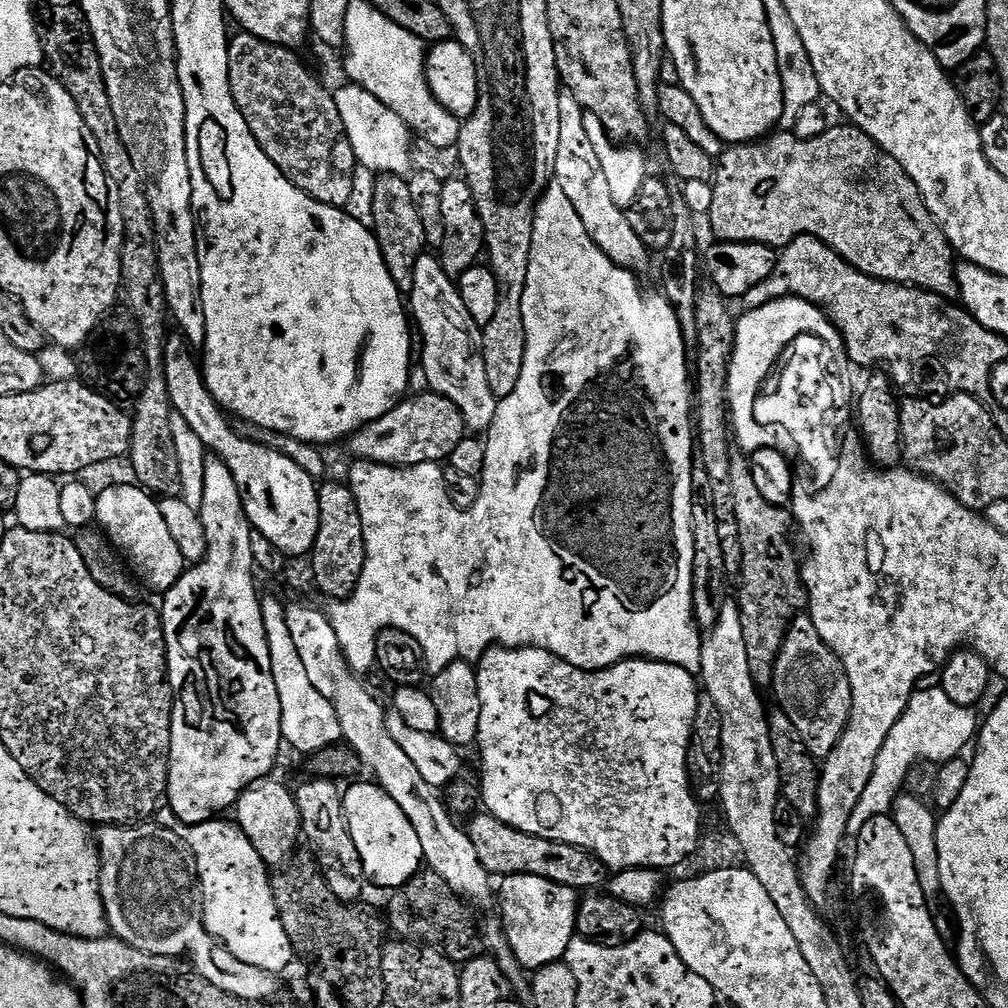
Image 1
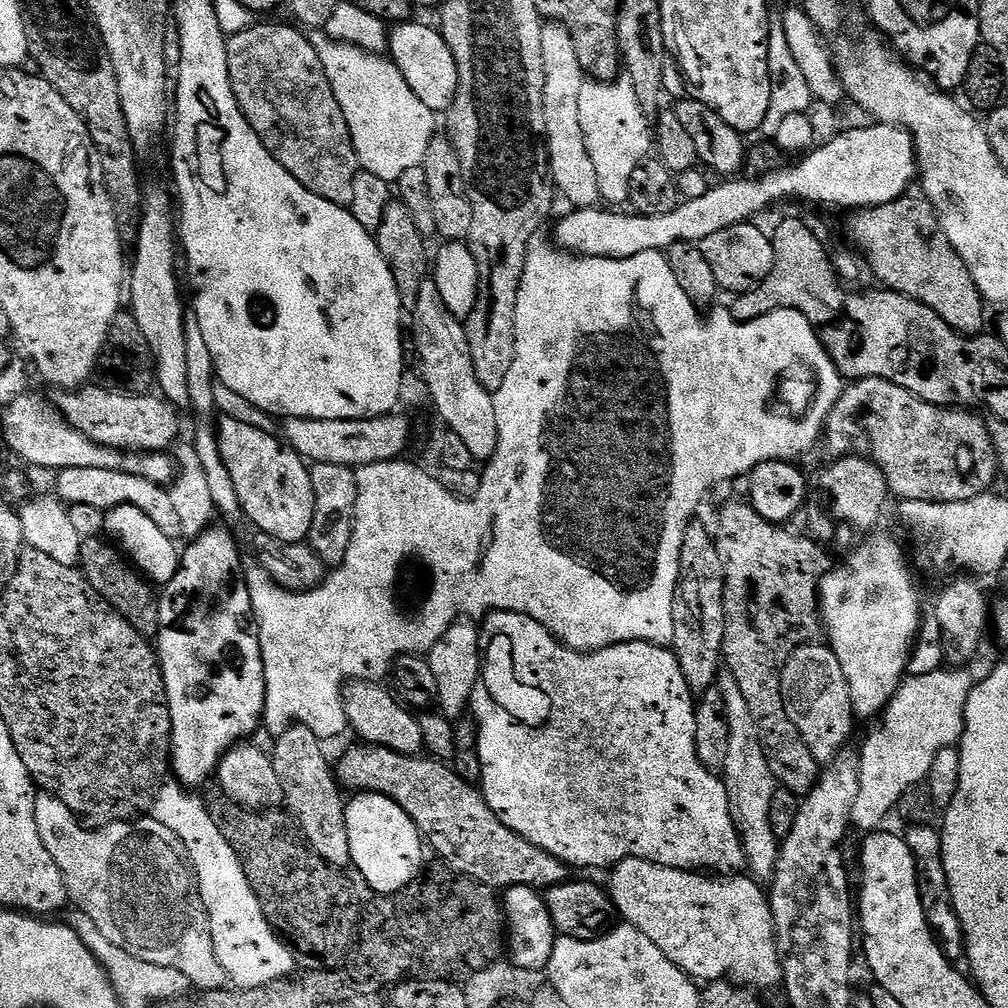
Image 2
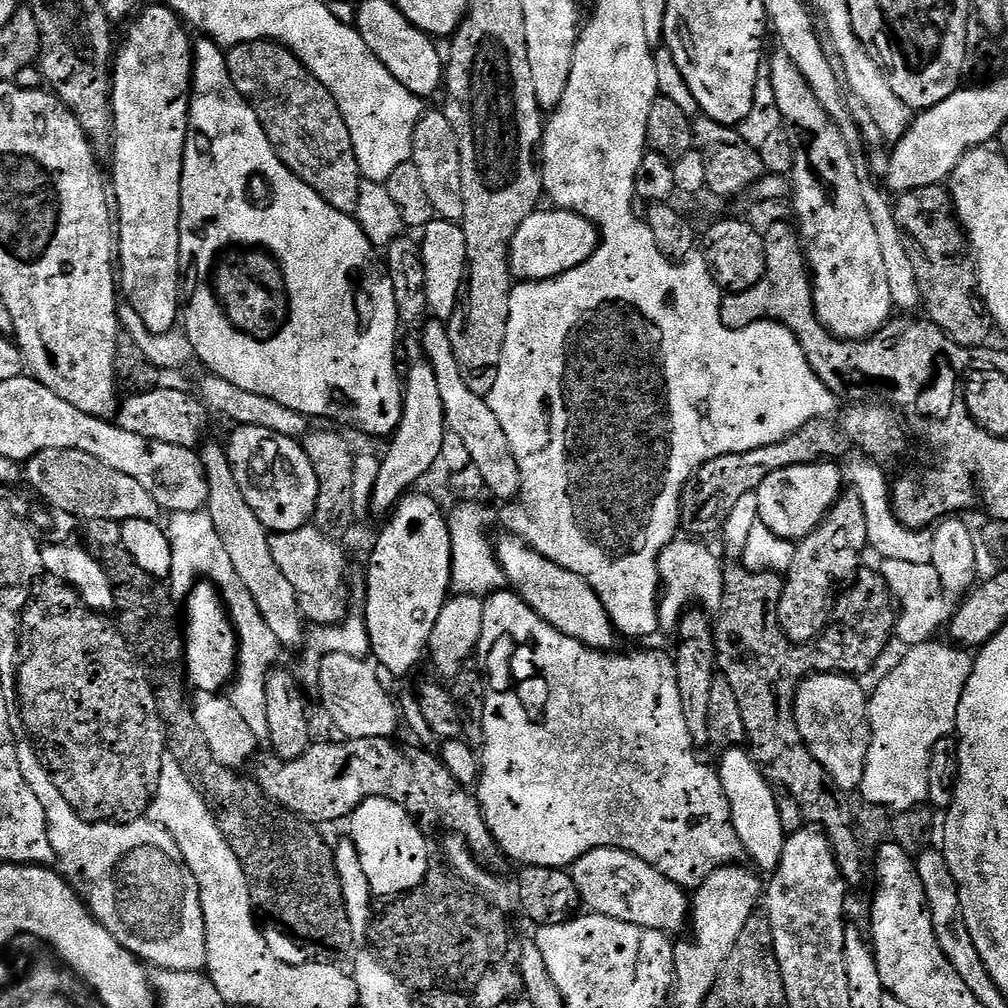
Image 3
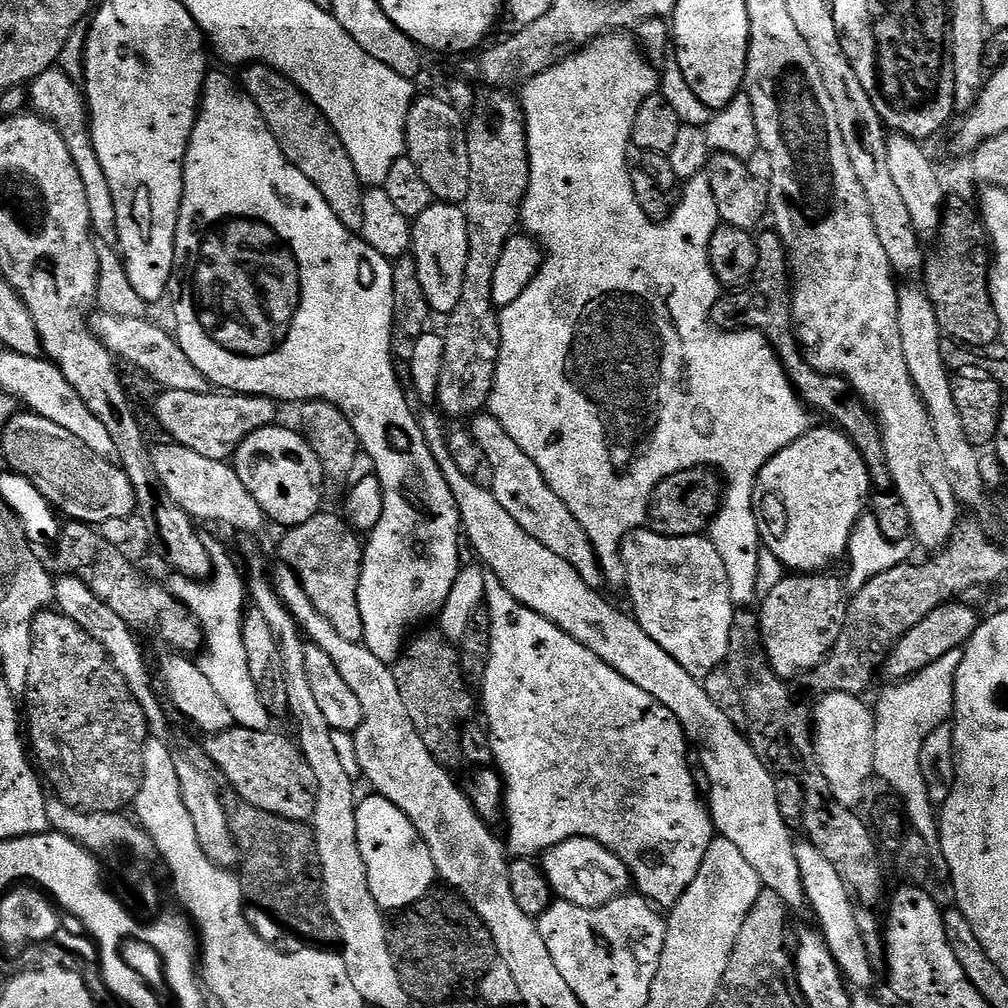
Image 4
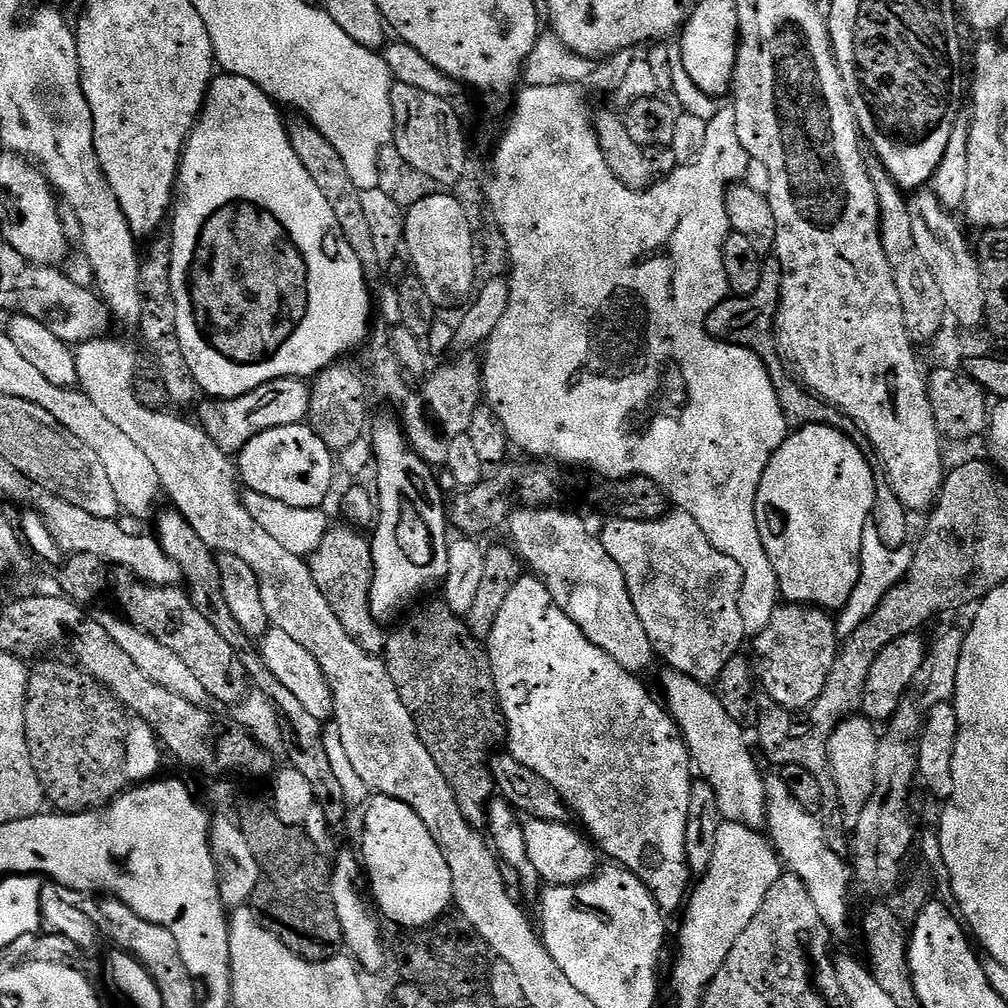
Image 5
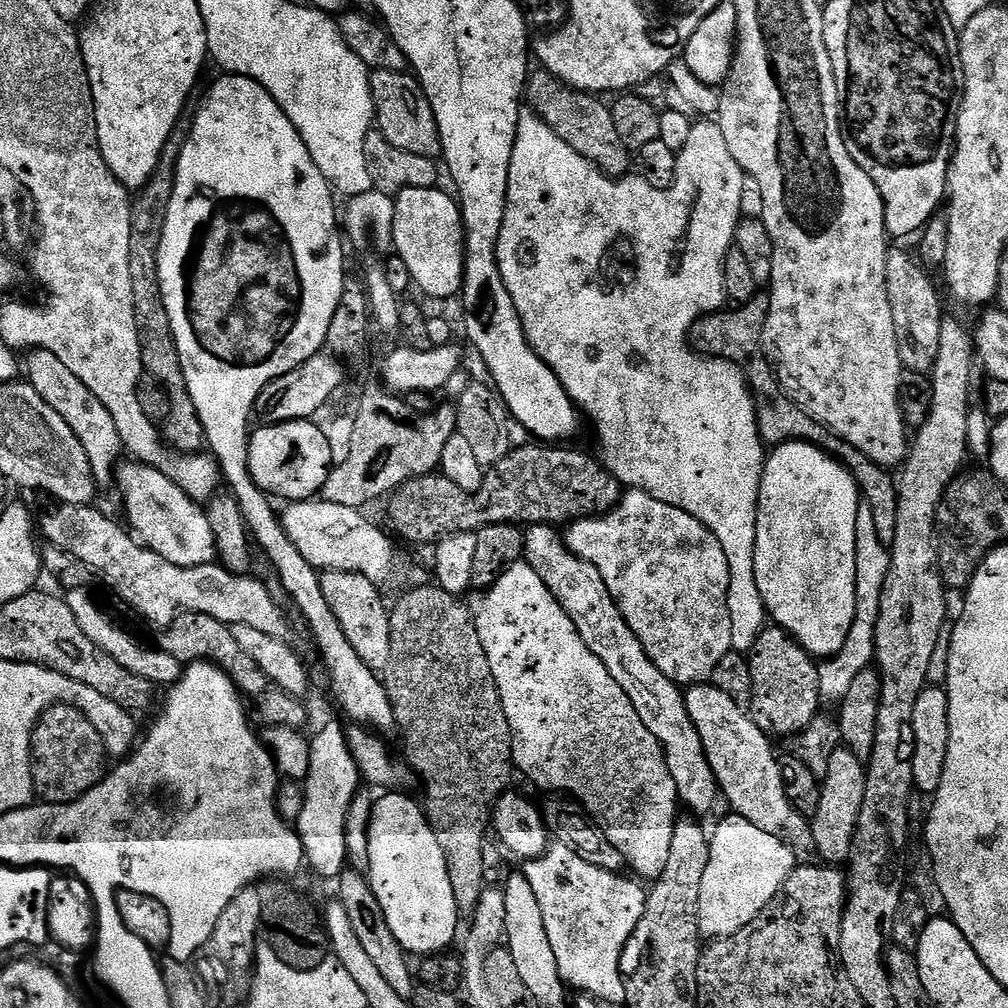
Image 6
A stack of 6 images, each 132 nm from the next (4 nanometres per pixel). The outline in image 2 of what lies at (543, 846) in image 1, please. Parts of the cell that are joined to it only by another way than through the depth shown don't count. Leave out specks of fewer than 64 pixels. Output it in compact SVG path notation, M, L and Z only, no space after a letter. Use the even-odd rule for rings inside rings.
M359 747L350 749L335 765L337 781L356 794L376 792L395 800L447 867L497 890L514 886L547 890L569 879L569 865L510 830L490 810L483 791L464 781L445 761L424 754L403 756L389 748Z

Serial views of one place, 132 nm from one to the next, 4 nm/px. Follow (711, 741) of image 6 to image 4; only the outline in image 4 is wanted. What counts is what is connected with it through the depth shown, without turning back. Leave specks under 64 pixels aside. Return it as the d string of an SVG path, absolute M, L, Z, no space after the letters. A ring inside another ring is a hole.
M800 842L795 845L798 867L804 883L805 898L812 914L816 914L818 930L824 941L830 946L830 954L834 954L834 962L838 962L847 983L856 990L868 990L878 976L877 969L870 962L870 954L866 954L866 942L862 942L862 930L858 930L858 922L854 919L854 906L850 902L850 894L846 886L842 886L842 878L838 878L838 870L830 866L830 862L814 845Z

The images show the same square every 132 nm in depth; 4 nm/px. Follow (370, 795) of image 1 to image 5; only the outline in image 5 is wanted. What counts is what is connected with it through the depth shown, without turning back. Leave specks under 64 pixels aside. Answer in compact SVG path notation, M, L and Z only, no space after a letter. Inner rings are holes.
M373 795L367 801L365 832L358 841L366 884L372 887L372 896L380 907L379 915L404 930L419 930L435 924L453 903L450 866L438 850L438 842L430 838L422 818L398 802L398 798Z

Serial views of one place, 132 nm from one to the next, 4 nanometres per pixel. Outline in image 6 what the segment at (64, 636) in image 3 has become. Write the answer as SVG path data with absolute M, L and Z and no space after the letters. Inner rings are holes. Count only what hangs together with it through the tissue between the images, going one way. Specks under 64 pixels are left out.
M53 704L42 713L32 732L30 783L43 803L70 804L78 797L85 796L104 779L108 763L110 757L104 750L98 730L94 730L91 719L76 705Z

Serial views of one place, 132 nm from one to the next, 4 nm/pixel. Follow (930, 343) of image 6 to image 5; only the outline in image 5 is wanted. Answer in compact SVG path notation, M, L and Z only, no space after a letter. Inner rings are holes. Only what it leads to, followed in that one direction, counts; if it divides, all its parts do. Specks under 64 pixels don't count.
M879 162L869 163L867 167L870 182L874 184L874 194L878 198L882 250L886 250L886 262L890 262L894 286L898 286L898 298L902 298L902 318L906 318L908 336L917 345L927 345L938 334L942 316L948 312L946 302L942 302L942 294L934 282L934 274L930 274L930 266L926 266L922 254L918 254L905 193L897 187Z

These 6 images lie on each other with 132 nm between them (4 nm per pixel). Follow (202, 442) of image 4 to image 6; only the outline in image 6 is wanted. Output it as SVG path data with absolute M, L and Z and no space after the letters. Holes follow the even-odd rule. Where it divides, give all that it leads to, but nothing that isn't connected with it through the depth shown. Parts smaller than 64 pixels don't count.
M317 354L302 366L290 370L285 376L270 381L258 394L254 405L255 415L264 416L263 423L289 424L291 420L312 420L332 400L332 395L344 384L344 368L337 357L331 354ZM325 355L325 356L324 356Z

